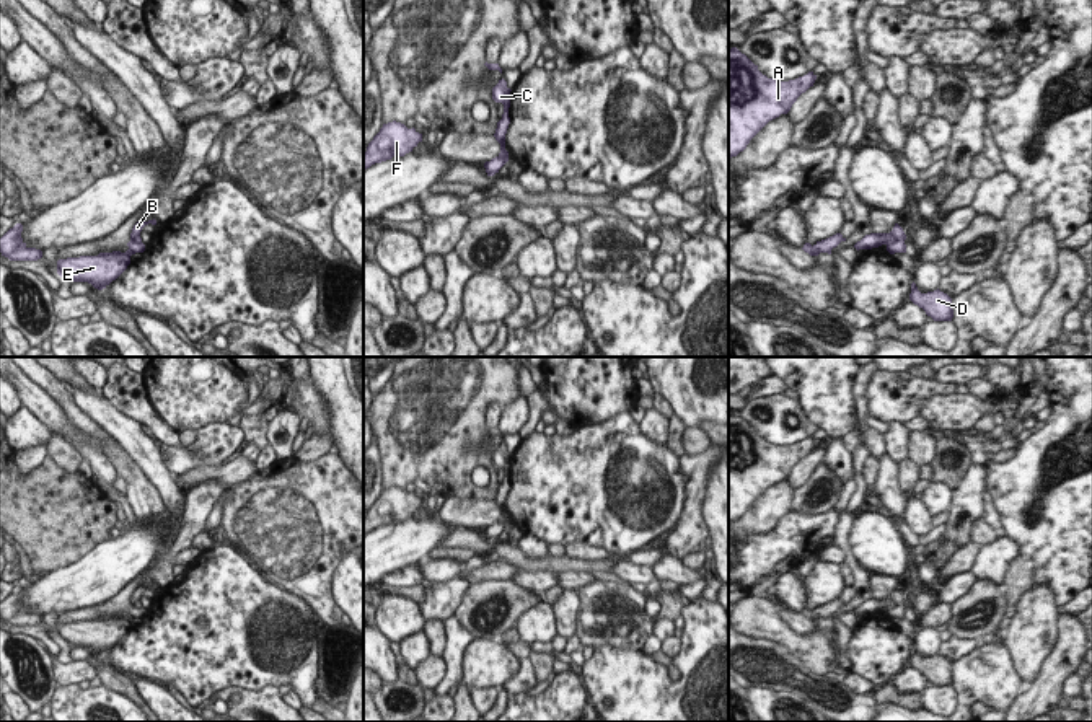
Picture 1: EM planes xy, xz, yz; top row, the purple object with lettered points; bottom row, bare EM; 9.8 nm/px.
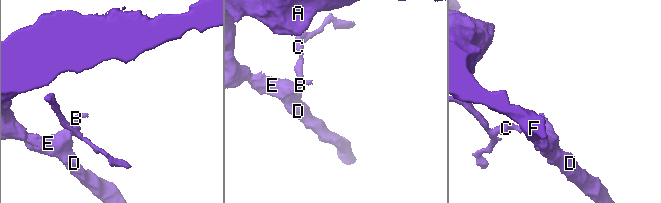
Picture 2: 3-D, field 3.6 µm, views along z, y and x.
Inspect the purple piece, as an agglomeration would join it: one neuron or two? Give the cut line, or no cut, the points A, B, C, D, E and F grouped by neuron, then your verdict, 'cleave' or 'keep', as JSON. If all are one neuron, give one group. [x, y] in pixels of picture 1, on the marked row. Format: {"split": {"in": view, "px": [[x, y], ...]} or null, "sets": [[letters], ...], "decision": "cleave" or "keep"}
{"split": {"in": "yz", "px": [[890, 232], [897, 240], [887, 245]]}, "sets": [["A", "B", "D", "E", "F"], ["C"]], "decision": "cleave"}

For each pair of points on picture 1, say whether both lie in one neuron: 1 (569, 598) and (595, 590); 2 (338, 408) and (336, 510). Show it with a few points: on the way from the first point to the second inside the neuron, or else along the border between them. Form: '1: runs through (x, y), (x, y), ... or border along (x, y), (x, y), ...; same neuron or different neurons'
1: border along (574, 589), (581, 608); different neurons
2: border along (334, 452), (346, 468); different neurons

